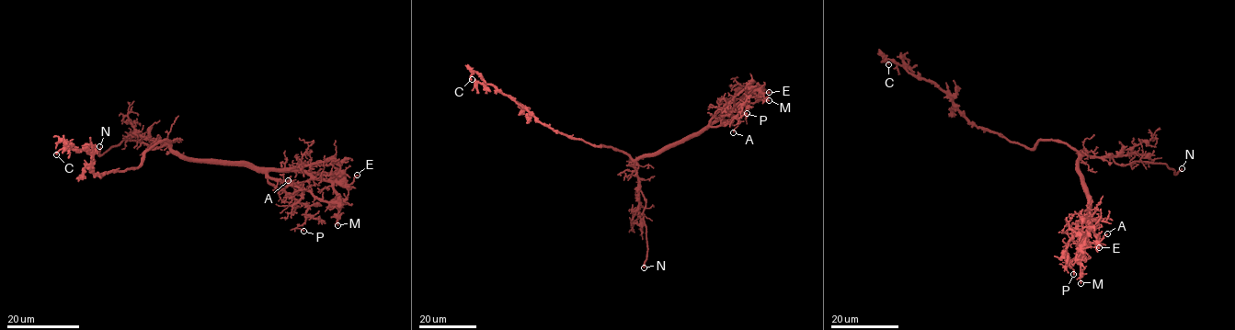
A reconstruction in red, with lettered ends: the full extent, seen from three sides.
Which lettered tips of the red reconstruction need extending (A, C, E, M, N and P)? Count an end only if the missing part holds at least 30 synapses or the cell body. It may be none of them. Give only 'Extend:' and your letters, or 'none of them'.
Extend: N

